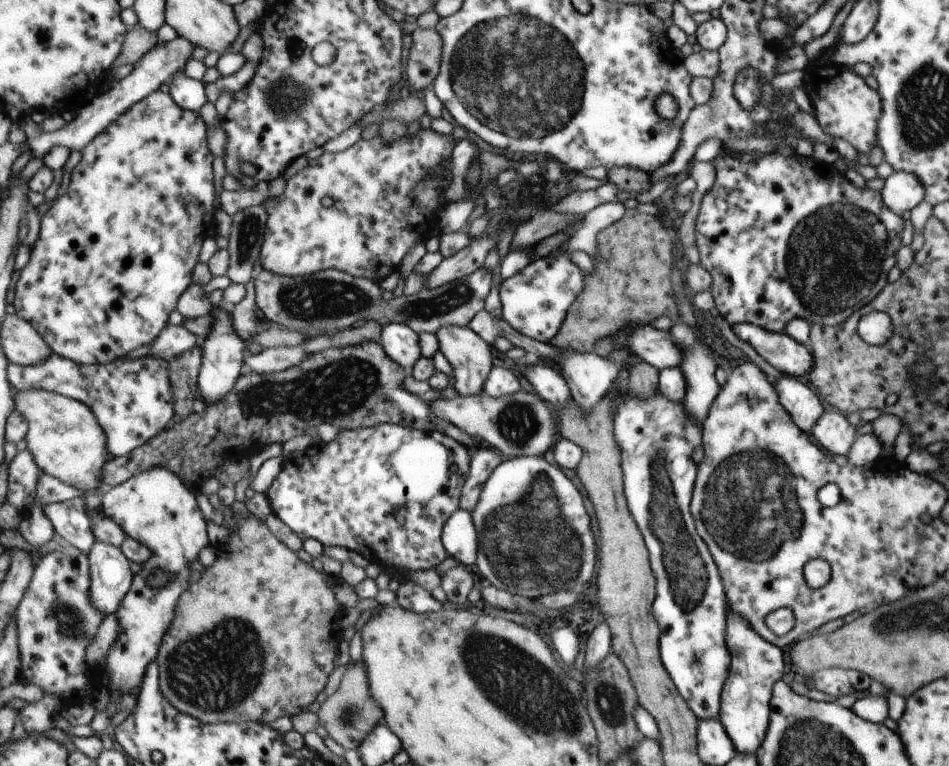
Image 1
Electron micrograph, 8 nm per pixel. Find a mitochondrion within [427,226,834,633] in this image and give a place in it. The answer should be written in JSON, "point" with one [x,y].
{"point":[528,545]}

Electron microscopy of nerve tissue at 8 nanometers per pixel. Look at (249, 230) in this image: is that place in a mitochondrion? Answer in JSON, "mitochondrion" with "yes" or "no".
{"mitochondrion":"yes"}

